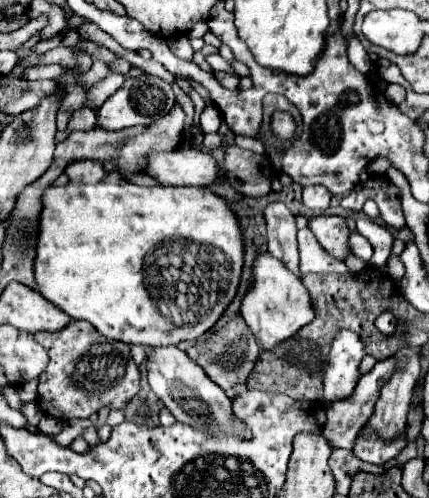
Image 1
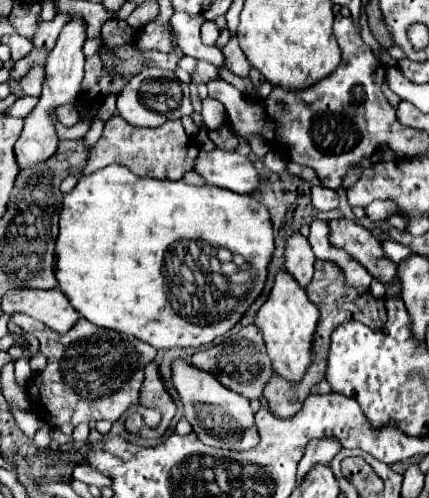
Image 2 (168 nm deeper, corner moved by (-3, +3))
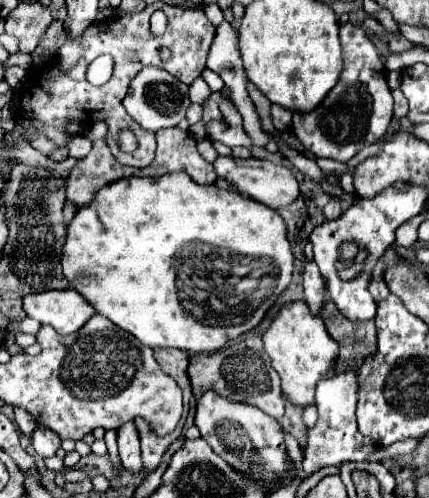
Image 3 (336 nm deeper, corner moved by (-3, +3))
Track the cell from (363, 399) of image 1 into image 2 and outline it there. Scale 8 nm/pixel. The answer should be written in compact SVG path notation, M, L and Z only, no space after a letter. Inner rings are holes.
M326 437L326 439L312 439L306 447L306 453L302 457L302 461L298 463L298 481L316 465L316 463L324 463L328 465L332 461L332 457L342 449L340 441L336 437Z

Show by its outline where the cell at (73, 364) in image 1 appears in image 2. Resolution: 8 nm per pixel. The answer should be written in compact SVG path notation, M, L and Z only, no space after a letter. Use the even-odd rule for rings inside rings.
M22 313L14 315L12 321L38 339L40 353L48 359L46 369L36 373L26 387L30 395L30 411L48 425L60 427L70 423L76 427L80 423L100 419L116 421L122 417L130 403L138 403L144 367L154 359L154 347L134 337L124 339L122 333L100 329L84 317L80 317L76 325L64 335Z

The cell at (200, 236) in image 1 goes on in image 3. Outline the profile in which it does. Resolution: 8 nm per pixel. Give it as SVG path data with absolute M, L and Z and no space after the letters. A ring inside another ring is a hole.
M176 171L176 173L162 175L162 177L128 177L122 181L110 183L108 187L102 187L94 203L78 211L72 223L68 225L62 269L68 281L72 283L72 287L80 295L84 295L96 307L100 315L108 317L120 329L132 333L136 339L140 339L140 343L152 349L154 347L176 347L176 349L184 349L190 353L210 353L210 351L222 349L226 341L236 339L244 335L246 331L252 331L258 327L258 323L264 319L268 309L280 299L282 291L288 287L292 279L292 271L294 271L294 255L290 249L286 223L276 211L240 193L218 189L216 185L198 185L196 181L190 179L188 173Z

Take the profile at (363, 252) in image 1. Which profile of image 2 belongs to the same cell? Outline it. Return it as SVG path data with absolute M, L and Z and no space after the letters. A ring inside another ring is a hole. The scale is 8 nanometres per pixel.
M384 241L384 243L382 243L382 251L384 251L384 255L386 255L390 261L394 261L394 263L398 263L398 259L406 259L406 257L412 253L410 247L400 245L400 243L394 243L394 241Z

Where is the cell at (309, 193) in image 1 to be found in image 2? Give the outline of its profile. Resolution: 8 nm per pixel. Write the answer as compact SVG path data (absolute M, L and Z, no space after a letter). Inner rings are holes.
M312 185L310 193L312 193L312 205L318 211L332 211L338 207L338 193L336 191L322 187L322 185Z

